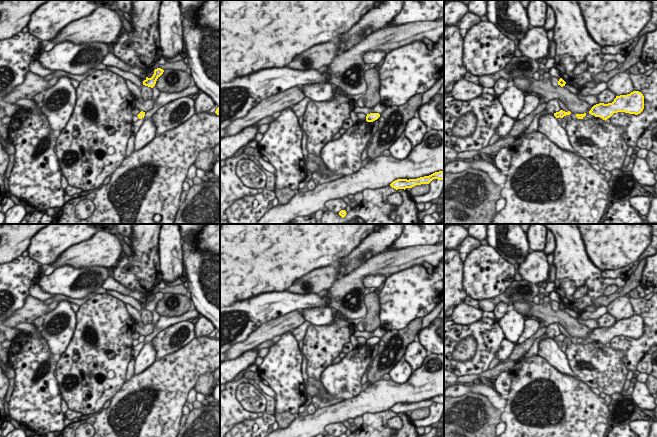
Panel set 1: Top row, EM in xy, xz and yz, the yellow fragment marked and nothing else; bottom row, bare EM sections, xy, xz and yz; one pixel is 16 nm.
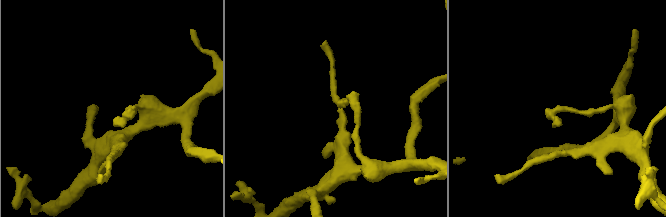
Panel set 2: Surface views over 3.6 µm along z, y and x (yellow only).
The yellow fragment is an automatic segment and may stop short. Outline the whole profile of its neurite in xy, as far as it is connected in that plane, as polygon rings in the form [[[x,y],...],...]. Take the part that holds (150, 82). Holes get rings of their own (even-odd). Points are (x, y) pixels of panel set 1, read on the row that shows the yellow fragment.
[[[157,68],[154,70],[154,74],[151,78],[146,77],[143,81],[143,85],[153,88],[156,84],[157,79],[163,74],[164,70]]]

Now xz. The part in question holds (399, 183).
[[[435,172],[429,176],[420,177],[417,179],[397,179],[393,181],[390,186],[396,190],[412,188],[416,185],[429,184],[433,179],[444,180],[444,172]]]

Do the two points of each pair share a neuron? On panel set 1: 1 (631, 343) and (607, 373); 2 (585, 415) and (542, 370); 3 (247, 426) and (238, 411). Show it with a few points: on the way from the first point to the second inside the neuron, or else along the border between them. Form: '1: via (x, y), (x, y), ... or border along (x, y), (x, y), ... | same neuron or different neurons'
1: border along (611, 346), (624, 351), (624, 366), (628, 371) | different neurons
2: via (574, 404), (553, 380) | same neuron
3: border along (267, 413), (256, 418), (244, 419), (233, 426) | different neurons

